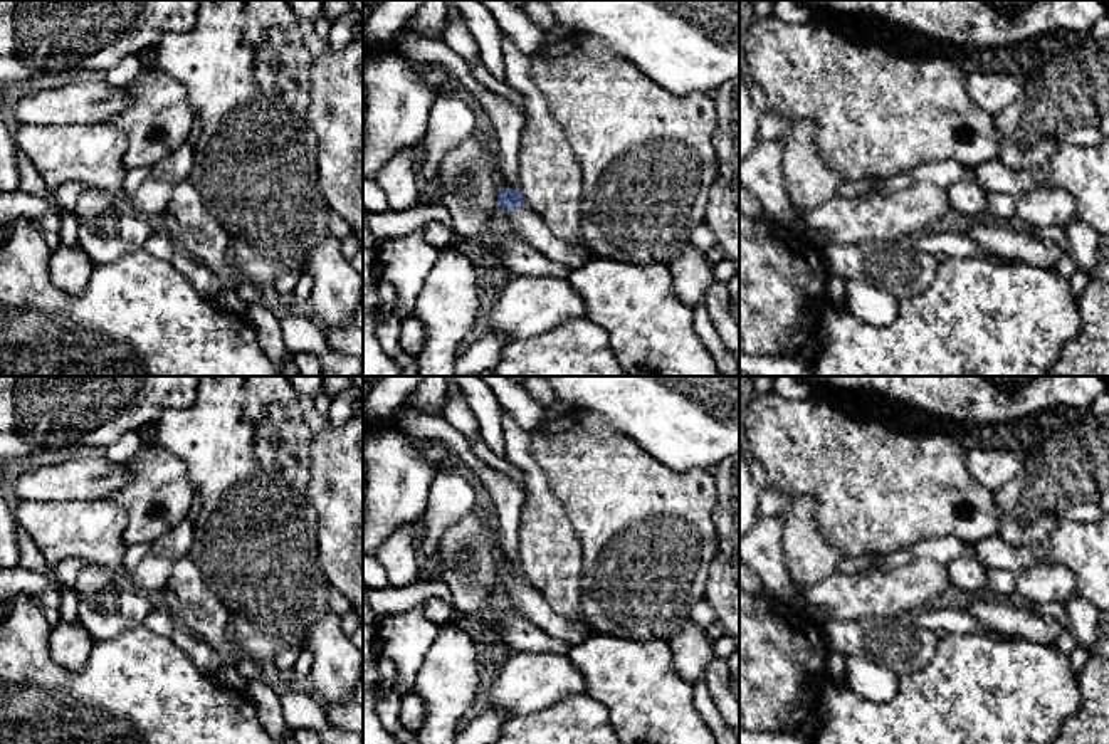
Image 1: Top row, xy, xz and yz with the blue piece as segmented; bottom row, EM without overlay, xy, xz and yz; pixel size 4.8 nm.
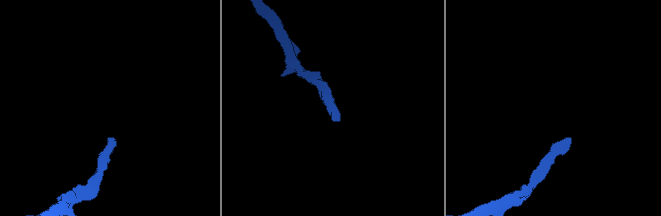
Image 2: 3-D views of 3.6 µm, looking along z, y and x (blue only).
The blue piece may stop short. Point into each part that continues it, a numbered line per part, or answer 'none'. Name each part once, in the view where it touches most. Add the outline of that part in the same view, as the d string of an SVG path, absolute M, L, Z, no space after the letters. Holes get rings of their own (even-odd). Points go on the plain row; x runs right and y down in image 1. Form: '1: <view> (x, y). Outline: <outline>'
1: xz (525, 598). Outline: M526 581L507 588L506 593L509 608L519 611L526 620L553 638L575 647L593 633L581 618L558 615L538 589Z

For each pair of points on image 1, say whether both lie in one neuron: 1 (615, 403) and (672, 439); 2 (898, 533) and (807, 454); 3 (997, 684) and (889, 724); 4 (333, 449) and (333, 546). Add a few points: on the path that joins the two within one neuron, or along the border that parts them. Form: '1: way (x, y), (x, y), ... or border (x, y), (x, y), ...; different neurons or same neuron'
1: way (629, 403), (637, 403), (659, 425); same neuron
2: way (876, 511), (829, 464); same neuron
3: way (970, 711), (956, 724), (916, 724); same neuron
4: way (336, 472), (336, 523); same neuron

